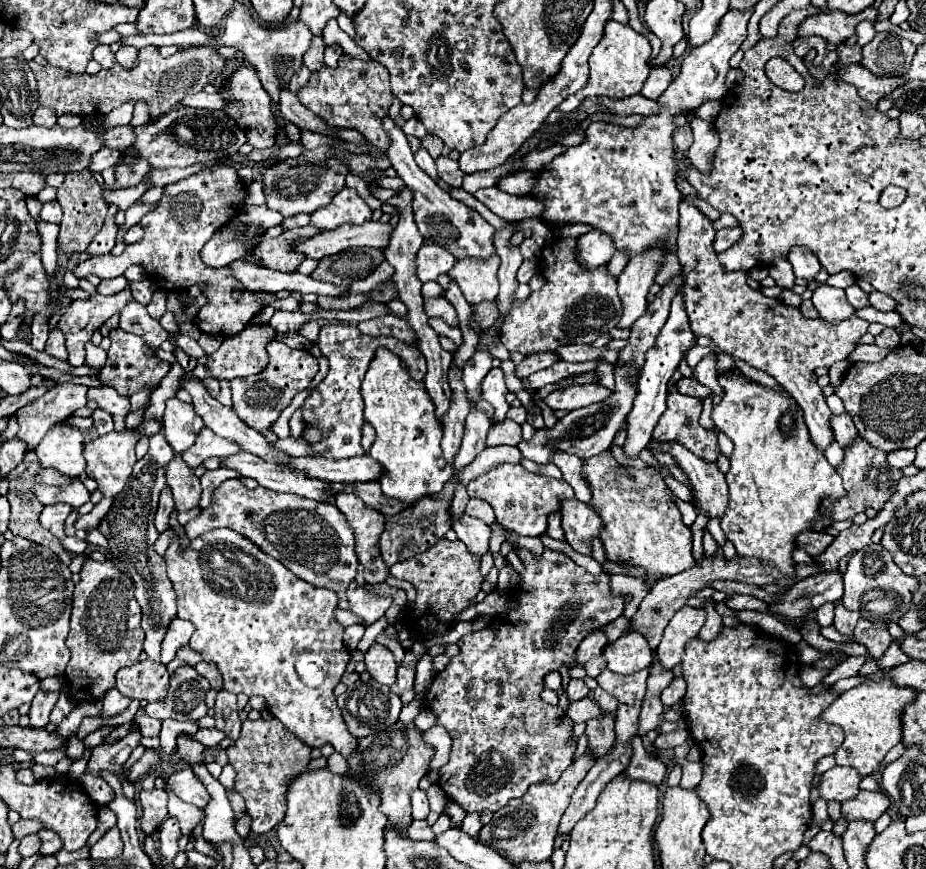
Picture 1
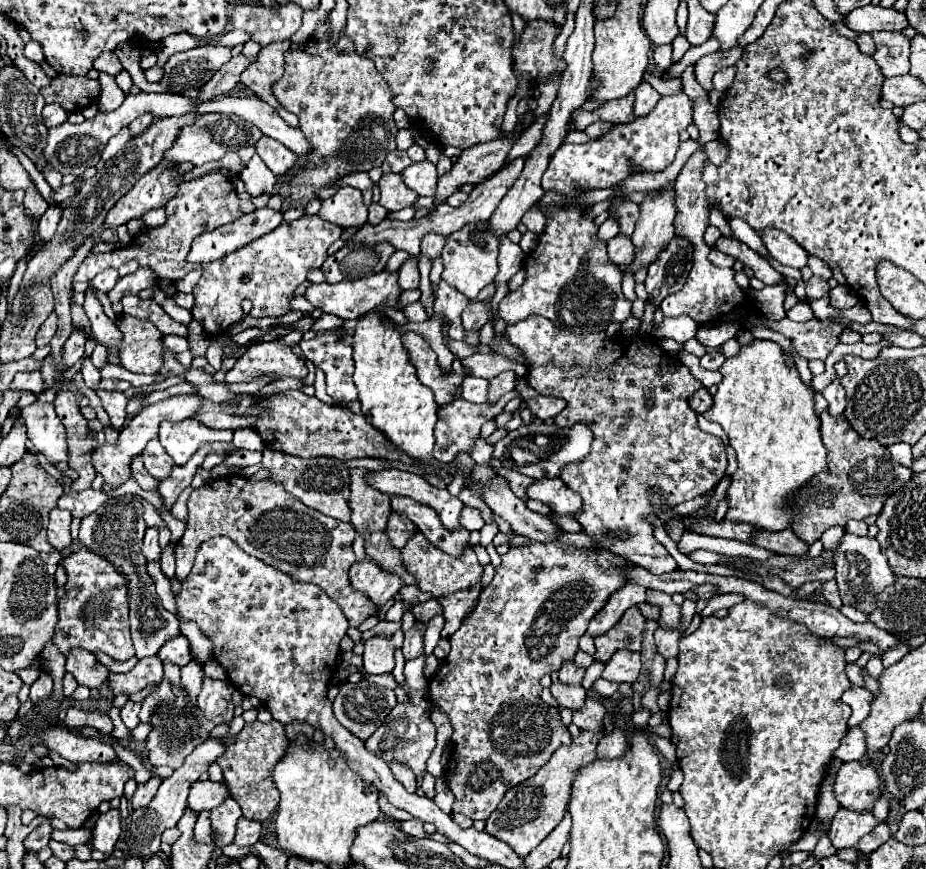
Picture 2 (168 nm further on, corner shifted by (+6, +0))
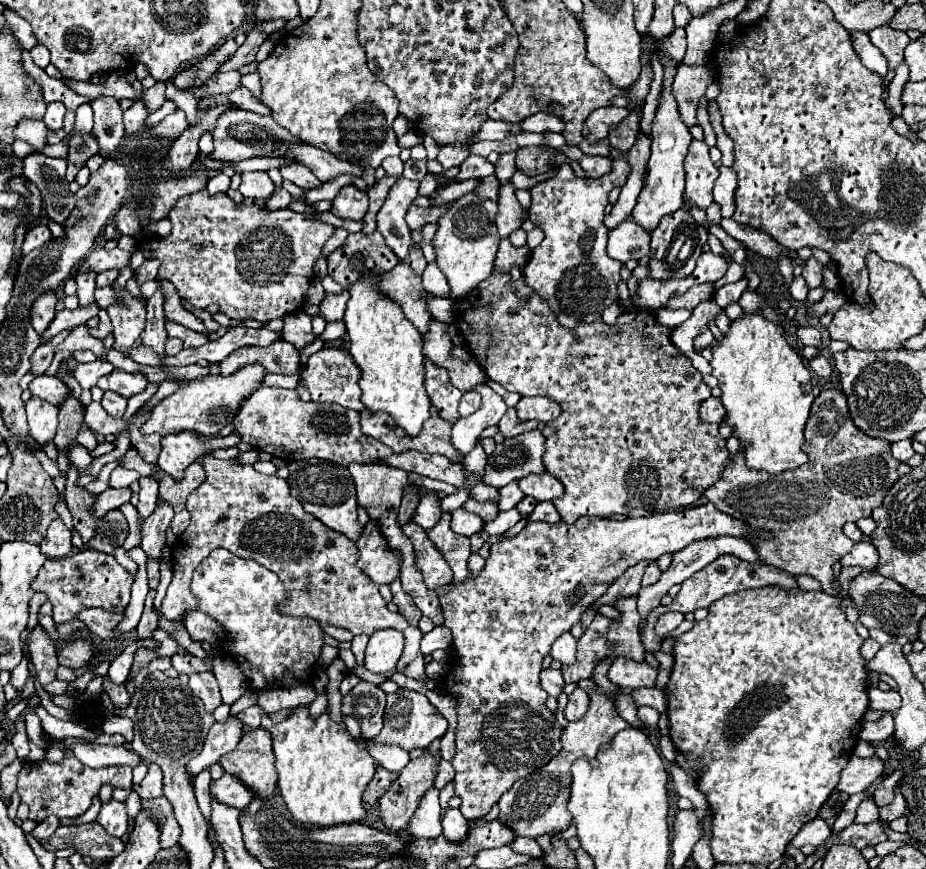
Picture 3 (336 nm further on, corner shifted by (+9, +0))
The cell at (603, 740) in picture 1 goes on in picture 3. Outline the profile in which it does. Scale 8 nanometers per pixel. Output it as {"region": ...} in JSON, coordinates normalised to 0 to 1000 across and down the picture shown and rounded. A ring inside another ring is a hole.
{"region":[[[621,792],[617,799],[614,799],[614,808],[610,812],[610,826],[612,829],[625,829],[627,824],[632,824],[636,815],[636,801],[630,792]]]}

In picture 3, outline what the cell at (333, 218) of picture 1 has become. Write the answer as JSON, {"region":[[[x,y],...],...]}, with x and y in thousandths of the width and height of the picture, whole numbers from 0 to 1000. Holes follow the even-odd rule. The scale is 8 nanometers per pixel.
{"region":[[[370,214],[364,228],[360,230],[357,244],[373,253],[392,253],[396,237],[398,237],[396,221],[390,221],[383,214]]]}

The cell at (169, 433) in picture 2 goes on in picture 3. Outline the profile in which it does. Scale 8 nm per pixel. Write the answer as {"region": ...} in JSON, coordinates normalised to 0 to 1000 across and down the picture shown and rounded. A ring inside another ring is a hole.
{"region":[[[208,497],[185,499],[174,506],[176,518],[172,522],[170,534],[189,555],[195,555],[200,550],[200,539],[204,534],[208,534],[211,529],[215,529],[217,525],[226,522],[232,516],[247,516],[247,513],[256,513],[258,509],[260,509],[260,502],[256,502],[256,499],[249,499],[245,504],[230,502],[224,506],[215,506]]]}

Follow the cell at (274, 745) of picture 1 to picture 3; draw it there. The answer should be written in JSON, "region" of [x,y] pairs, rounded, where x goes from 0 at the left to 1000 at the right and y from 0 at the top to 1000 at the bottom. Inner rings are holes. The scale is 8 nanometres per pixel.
{"region":[[[267,840],[256,861],[239,870],[237,877],[245,891],[260,895],[262,902],[275,909],[280,918],[290,921],[295,916],[299,904],[299,886],[293,845],[288,840]]]}

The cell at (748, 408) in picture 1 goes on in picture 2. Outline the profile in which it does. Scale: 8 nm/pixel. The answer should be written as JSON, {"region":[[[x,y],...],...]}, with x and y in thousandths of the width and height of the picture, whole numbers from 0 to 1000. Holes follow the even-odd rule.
{"region":[[[814,391],[814,396],[801,398],[799,407],[786,412],[775,428],[780,430],[780,437],[771,453],[771,465],[765,474],[760,474],[760,481],[775,486],[782,493],[797,527],[797,539],[788,548],[788,559],[784,564],[786,589],[782,596],[790,601],[806,601],[814,608],[829,608],[832,612],[853,608],[855,571],[860,571],[860,566],[873,557],[877,548],[894,539],[892,516],[886,502],[886,483],[881,488],[879,453],[864,437],[862,426],[849,421],[844,400],[832,391]]]}

